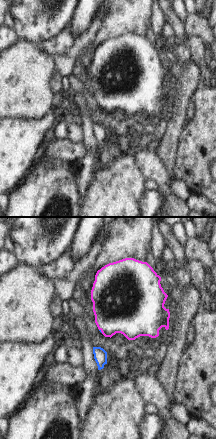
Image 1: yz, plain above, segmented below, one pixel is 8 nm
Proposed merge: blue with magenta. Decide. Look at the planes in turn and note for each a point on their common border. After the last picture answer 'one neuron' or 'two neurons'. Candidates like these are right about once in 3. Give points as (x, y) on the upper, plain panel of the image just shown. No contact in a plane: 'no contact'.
meets blue at (100, 107)

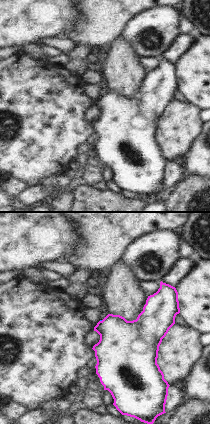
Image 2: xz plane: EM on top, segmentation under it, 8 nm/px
no contact

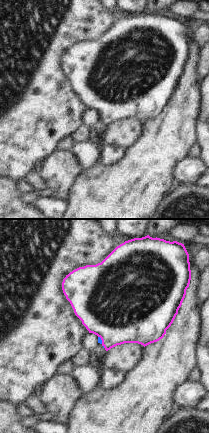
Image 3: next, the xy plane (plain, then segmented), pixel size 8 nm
meets blue at (101, 116)

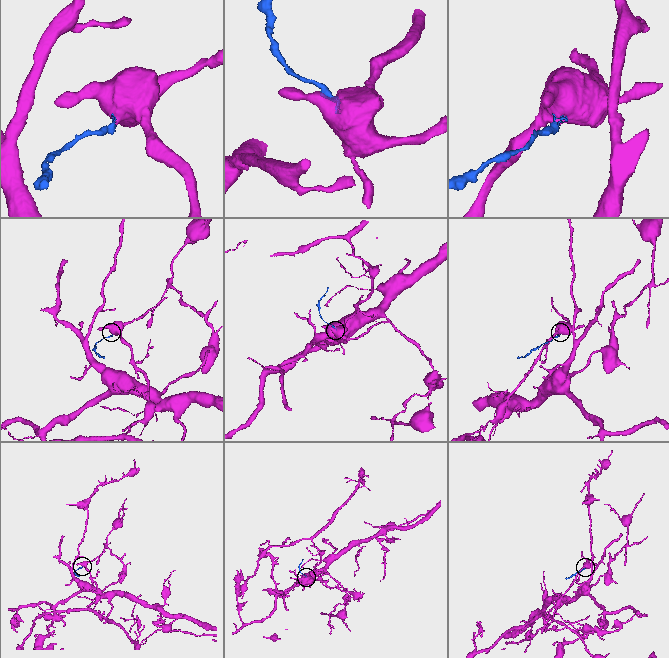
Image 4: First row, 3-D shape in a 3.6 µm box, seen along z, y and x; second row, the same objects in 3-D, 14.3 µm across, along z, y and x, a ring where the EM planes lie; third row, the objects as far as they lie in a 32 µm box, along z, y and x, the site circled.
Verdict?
one neuron

